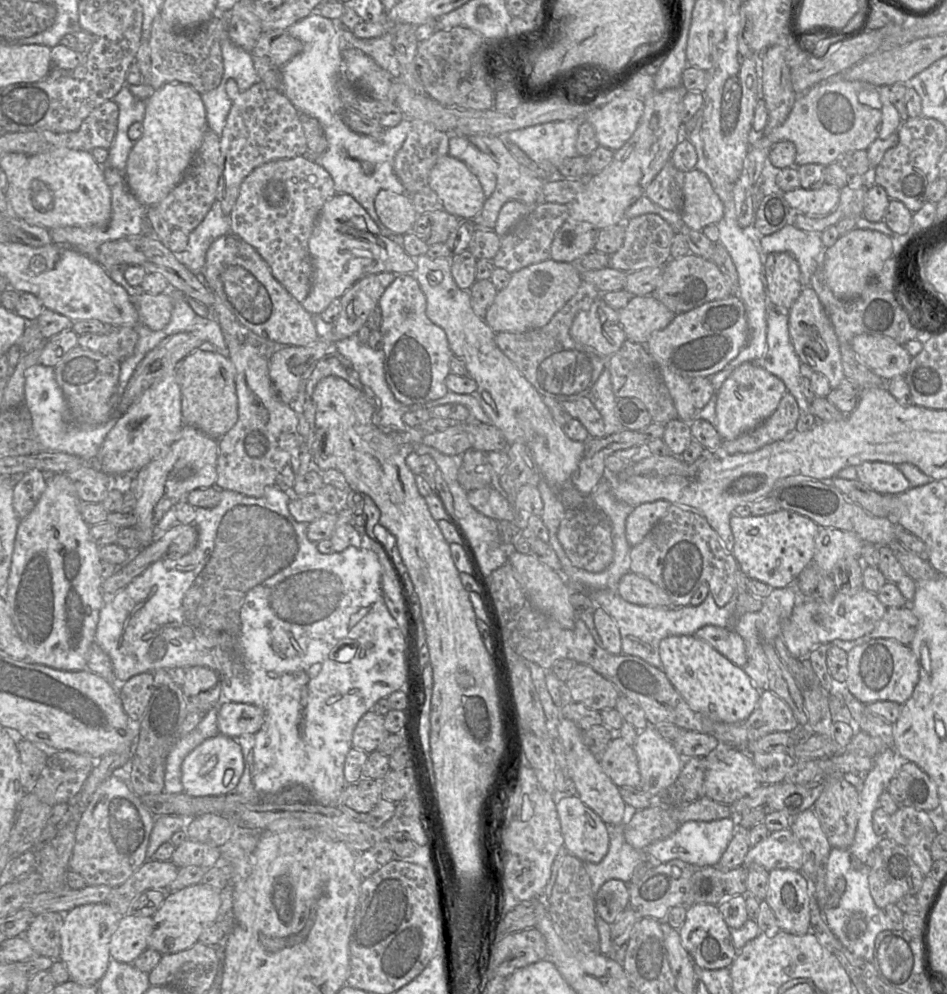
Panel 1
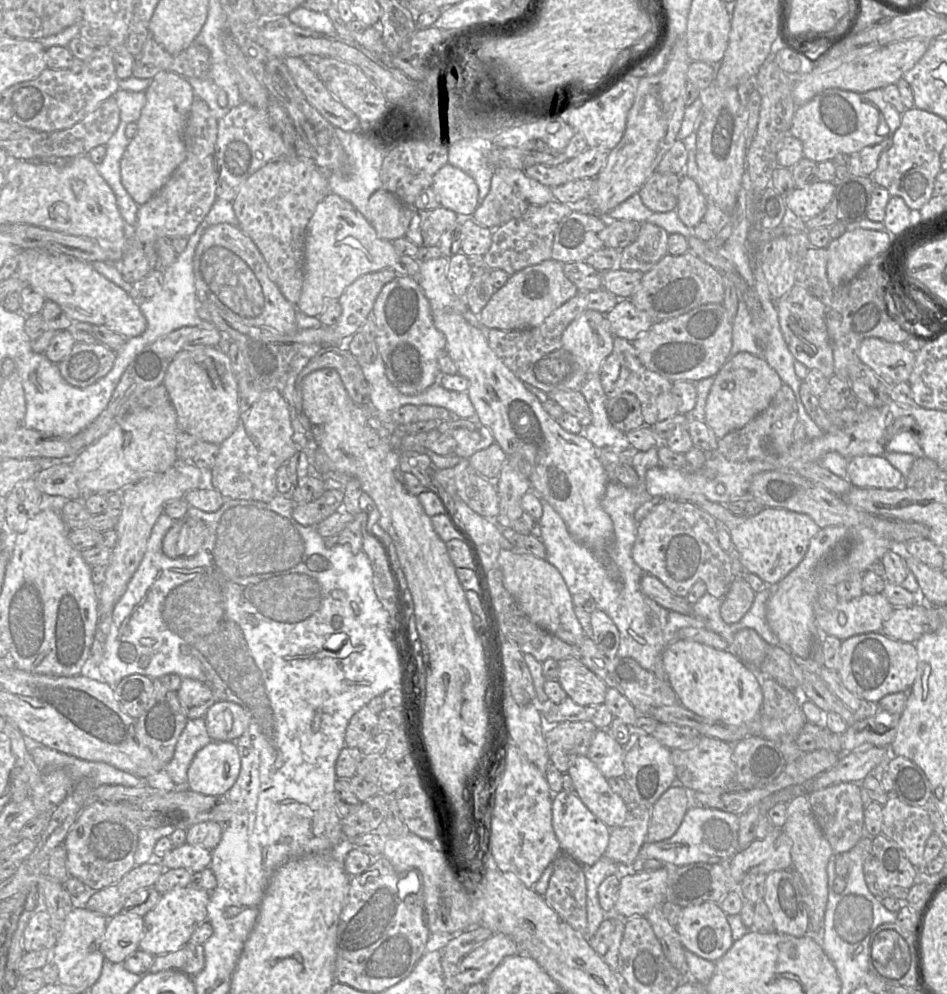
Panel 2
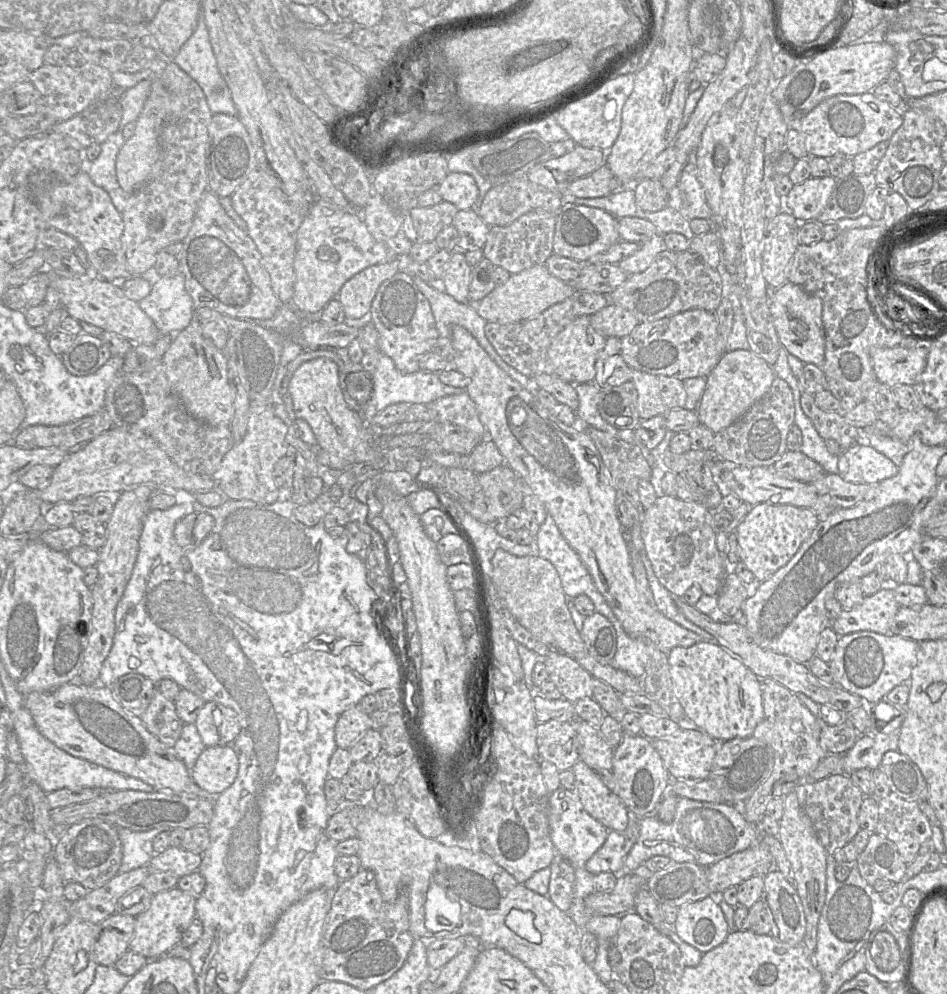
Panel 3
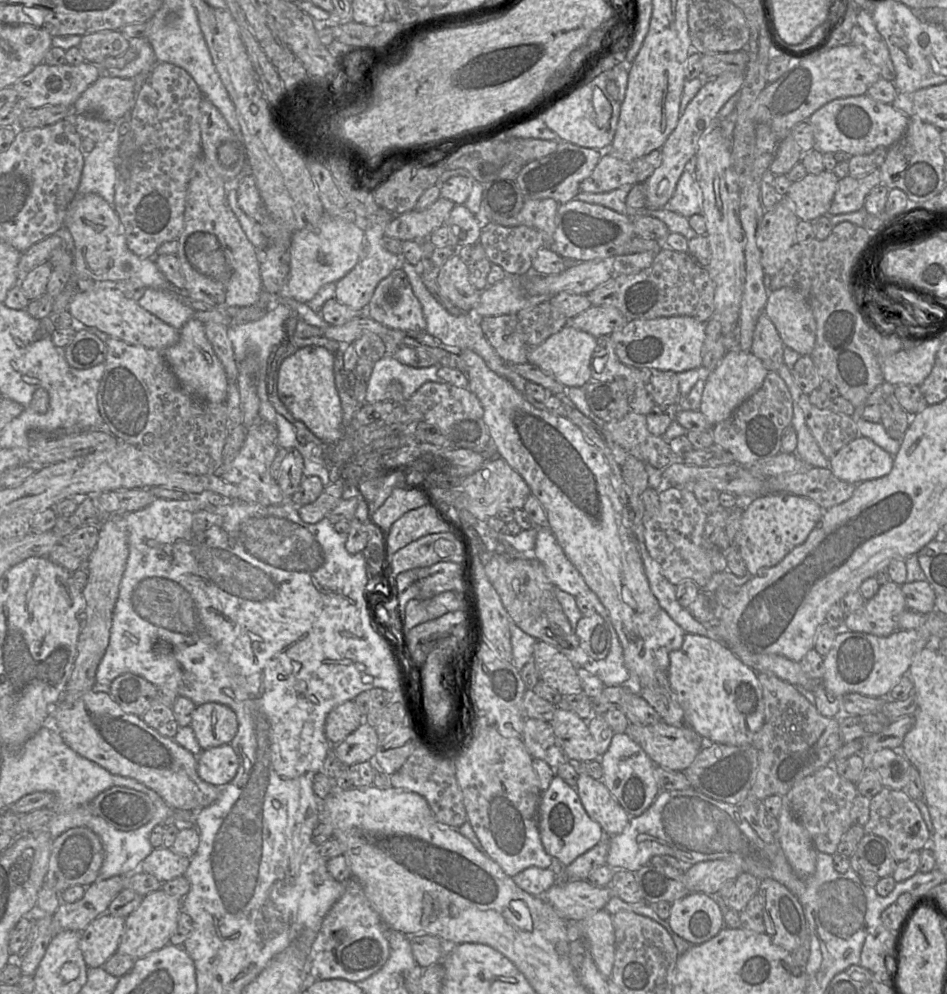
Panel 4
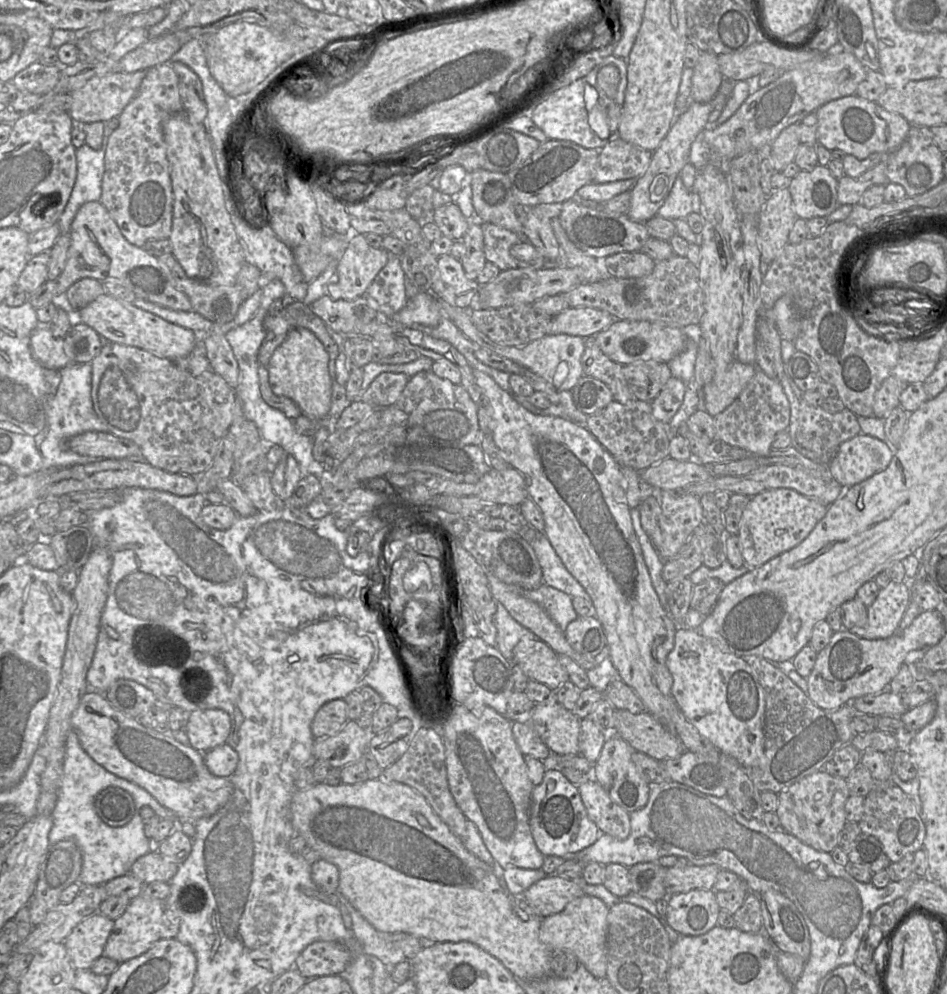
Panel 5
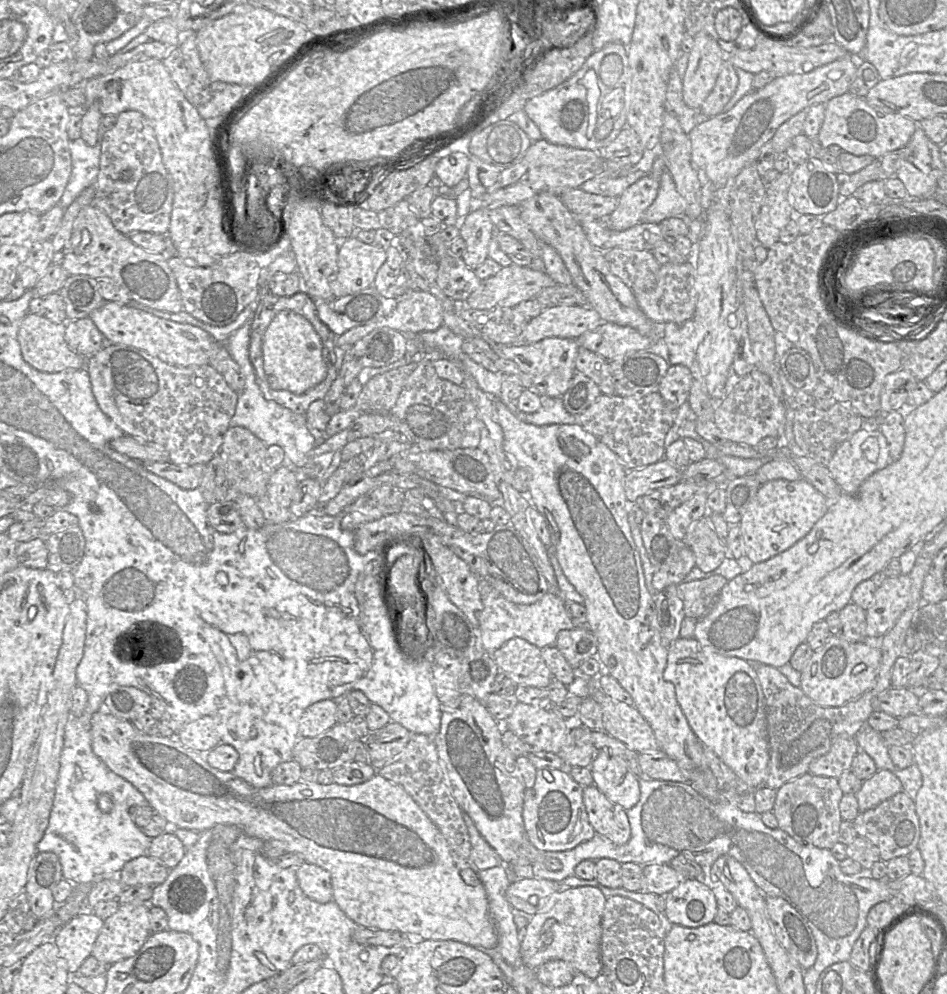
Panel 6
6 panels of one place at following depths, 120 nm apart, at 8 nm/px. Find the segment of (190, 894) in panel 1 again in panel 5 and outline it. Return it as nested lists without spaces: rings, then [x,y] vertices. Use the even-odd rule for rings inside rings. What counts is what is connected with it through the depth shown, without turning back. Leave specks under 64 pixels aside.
[[[138,896],[130,900],[125,912],[114,920],[114,926],[105,944],[102,956],[122,963],[148,951],[161,939],[164,901]]]

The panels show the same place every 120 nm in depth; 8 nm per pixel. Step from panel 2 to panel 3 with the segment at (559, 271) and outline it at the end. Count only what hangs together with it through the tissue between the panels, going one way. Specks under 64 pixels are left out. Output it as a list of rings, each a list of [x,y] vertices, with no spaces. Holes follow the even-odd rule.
[[[543,264],[512,274],[504,284],[496,285],[487,296],[474,305],[480,317],[487,322],[515,323],[541,314],[551,306],[570,298],[575,291],[570,284],[550,274]]]

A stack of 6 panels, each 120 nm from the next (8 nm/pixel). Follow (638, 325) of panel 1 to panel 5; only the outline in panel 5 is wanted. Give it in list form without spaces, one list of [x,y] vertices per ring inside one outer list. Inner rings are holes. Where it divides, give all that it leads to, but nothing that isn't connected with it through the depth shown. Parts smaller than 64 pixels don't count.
[[[568,308],[552,317],[547,335],[567,334],[584,339],[594,338],[596,334],[607,329],[616,318],[610,313],[592,308]]]

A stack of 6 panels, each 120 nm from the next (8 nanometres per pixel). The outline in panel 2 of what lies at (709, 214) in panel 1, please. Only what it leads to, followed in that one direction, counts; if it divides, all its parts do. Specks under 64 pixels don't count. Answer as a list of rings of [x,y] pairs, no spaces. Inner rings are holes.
[[[681,175],[676,208],[680,220],[688,228],[693,229],[703,221],[706,210],[706,197],[696,182],[688,176]]]

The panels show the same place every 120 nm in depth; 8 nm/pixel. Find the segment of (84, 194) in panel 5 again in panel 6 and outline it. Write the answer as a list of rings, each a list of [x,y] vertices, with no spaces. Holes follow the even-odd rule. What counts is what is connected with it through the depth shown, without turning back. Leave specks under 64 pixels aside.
[[[81,137],[69,140],[72,171],[59,201],[66,209],[87,187],[93,185],[99,172],[101,143],[88,146]]]

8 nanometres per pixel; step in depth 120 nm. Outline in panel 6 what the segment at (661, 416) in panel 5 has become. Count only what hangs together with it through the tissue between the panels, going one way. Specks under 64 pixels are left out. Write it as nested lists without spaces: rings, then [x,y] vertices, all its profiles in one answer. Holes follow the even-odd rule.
[[[670,365],[660,382],[658,392],[667,407],[676,412],[688,399],[692,384],[692,371],[684,365]]]

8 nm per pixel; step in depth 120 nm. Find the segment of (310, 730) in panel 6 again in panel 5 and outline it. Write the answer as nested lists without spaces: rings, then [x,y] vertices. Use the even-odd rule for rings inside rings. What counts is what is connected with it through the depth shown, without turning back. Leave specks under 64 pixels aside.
[[[334,699],[326,702],[316,712],[311,732],[314,738],[334,736],[348,722],[346,702],[343,699]]]

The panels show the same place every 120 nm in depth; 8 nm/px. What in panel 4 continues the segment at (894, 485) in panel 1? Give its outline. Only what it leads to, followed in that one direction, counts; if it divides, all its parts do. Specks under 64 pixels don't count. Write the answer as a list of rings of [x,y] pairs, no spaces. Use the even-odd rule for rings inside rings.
[[[863,436],[852,440],[830,459],[833,474],[849,484],[884,477],[891,472],[893,464],[894,456]]]

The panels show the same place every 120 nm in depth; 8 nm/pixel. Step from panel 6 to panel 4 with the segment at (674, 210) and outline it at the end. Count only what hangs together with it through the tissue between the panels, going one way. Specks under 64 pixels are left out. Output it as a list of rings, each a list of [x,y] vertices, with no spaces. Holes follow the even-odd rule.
[[[685,170],[682,173],[672,198],[664,208],[687,218],[702,214],[701,188],[693,172]]]

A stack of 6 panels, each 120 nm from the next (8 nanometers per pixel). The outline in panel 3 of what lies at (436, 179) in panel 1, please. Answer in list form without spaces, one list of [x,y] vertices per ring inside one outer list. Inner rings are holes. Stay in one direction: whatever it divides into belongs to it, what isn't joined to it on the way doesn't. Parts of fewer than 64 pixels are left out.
[[[450,172],[440,184],[439,194],[458,210],[474,209],[479,189],[474,178],[466,173]]]

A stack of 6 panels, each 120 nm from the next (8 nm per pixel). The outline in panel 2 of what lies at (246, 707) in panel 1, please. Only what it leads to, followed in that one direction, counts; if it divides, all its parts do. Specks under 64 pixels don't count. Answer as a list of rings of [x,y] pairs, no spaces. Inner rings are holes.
[[[219,700],[204,716],[206,728],[213,741],[235,742],[248,728],[249,716],[237,703]]]

